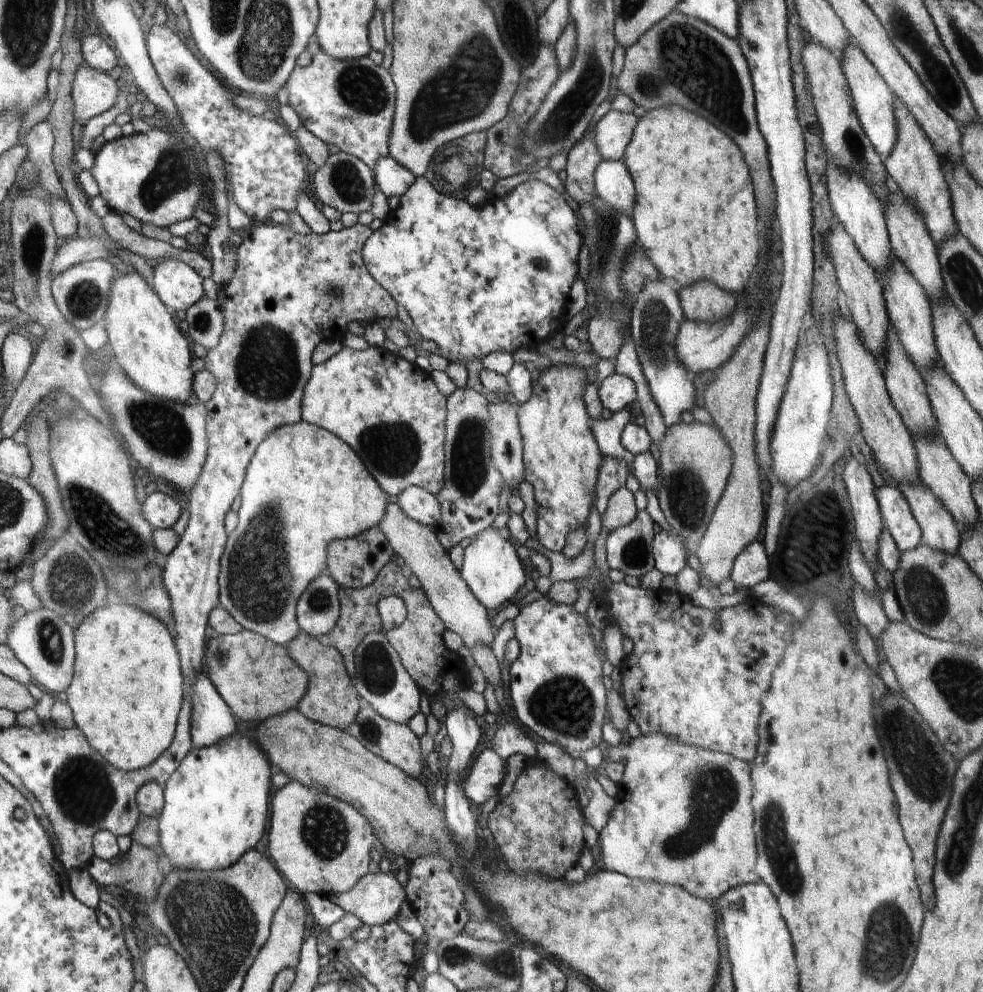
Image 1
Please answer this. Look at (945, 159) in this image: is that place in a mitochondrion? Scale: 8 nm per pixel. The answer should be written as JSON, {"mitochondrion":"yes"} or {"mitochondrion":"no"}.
{"mitochondrion":"no"}

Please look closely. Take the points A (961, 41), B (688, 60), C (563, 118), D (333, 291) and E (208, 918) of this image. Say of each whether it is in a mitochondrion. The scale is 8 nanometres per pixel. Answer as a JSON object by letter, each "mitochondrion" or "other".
{"A":"mitochondrion","B":"mitochondrion","C":"mitochondrion","D":"mitochondrion","E":"mitochondrion"}

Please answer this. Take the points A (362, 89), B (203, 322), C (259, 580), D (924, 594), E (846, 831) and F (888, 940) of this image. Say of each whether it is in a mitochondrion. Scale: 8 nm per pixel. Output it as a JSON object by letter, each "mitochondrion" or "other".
{"A":"mitochondrion","B":"mitochondrion","C":"mitochondrion","D":"mitochondrion","E":"other","F":"mitochondrion"}

